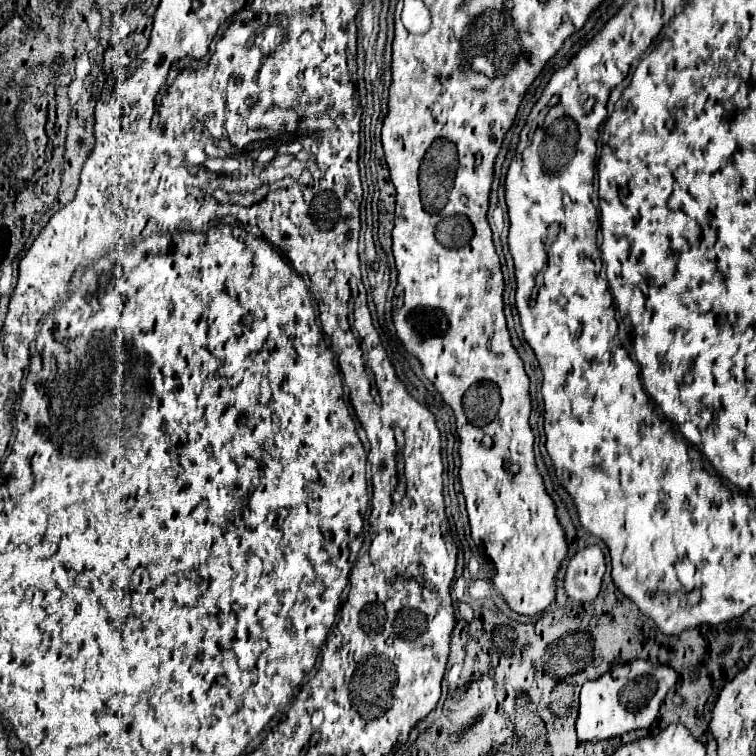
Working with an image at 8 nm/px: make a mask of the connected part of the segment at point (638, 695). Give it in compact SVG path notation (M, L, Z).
M644 660L632 662L630 674L624 680L604 674L598 680L586 682L580 692L580 708L578 708L578 718L576 718L578 742L580 744L602 742L602 740L610 740L614 736L622 736L632 730L650 728L664 696L674 684L676 684L676 672L672 668L650 664Z

